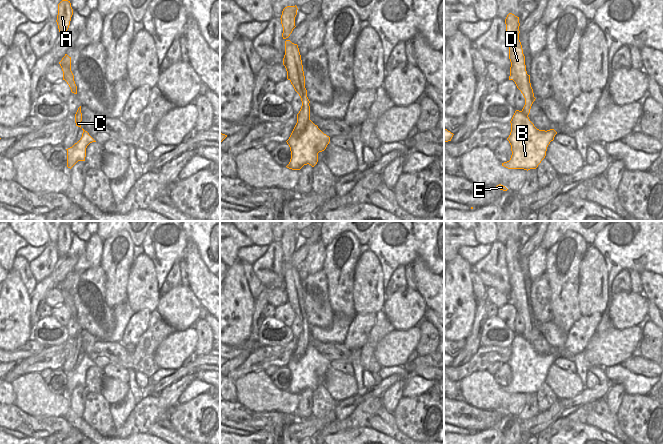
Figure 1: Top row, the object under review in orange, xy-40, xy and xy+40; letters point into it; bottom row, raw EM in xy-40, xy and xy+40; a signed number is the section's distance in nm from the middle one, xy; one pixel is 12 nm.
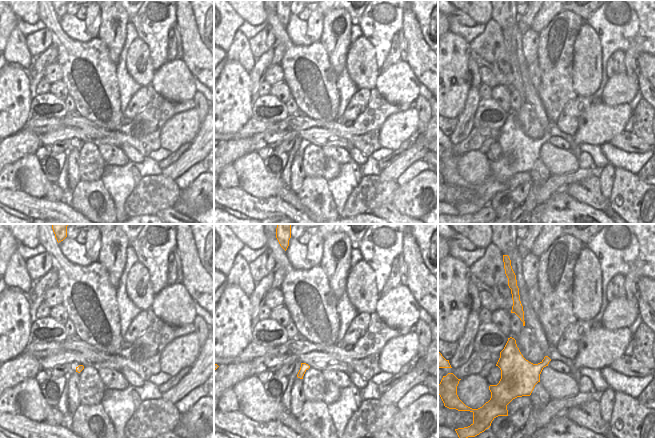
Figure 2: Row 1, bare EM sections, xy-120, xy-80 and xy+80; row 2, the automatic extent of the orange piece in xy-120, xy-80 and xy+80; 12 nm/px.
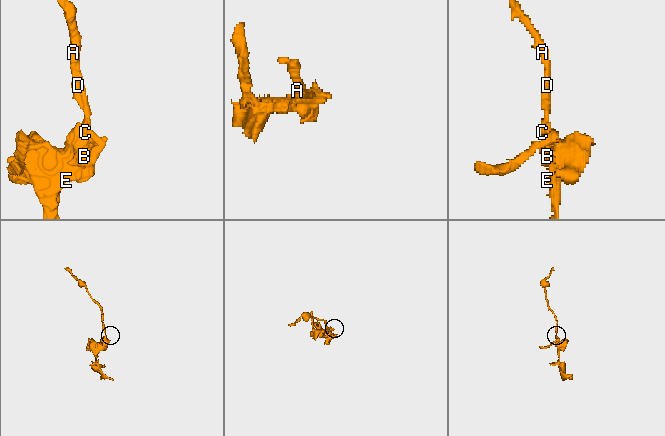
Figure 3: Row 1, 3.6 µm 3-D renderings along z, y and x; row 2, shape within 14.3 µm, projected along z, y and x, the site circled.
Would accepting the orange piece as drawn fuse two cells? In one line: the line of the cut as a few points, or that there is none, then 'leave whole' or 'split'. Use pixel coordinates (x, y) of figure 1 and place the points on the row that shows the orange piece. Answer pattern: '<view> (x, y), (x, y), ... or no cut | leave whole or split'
xy+40 (521, 111), (522, 124), (534, 135), (542, 138) | split

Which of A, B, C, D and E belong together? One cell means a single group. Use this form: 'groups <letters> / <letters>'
groups A C D / B E

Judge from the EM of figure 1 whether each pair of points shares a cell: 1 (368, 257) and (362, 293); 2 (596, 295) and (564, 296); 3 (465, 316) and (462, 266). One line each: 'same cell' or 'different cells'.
1: same cell
2: different cells
3: same cell

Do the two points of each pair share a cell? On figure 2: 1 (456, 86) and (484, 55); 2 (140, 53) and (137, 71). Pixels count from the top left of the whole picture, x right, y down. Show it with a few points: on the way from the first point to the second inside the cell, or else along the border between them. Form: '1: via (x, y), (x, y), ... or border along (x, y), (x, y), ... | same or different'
1: border along (468, 44), (468, 53), (471, 56) | different
2: via (138, 57), (138, 67) | same

